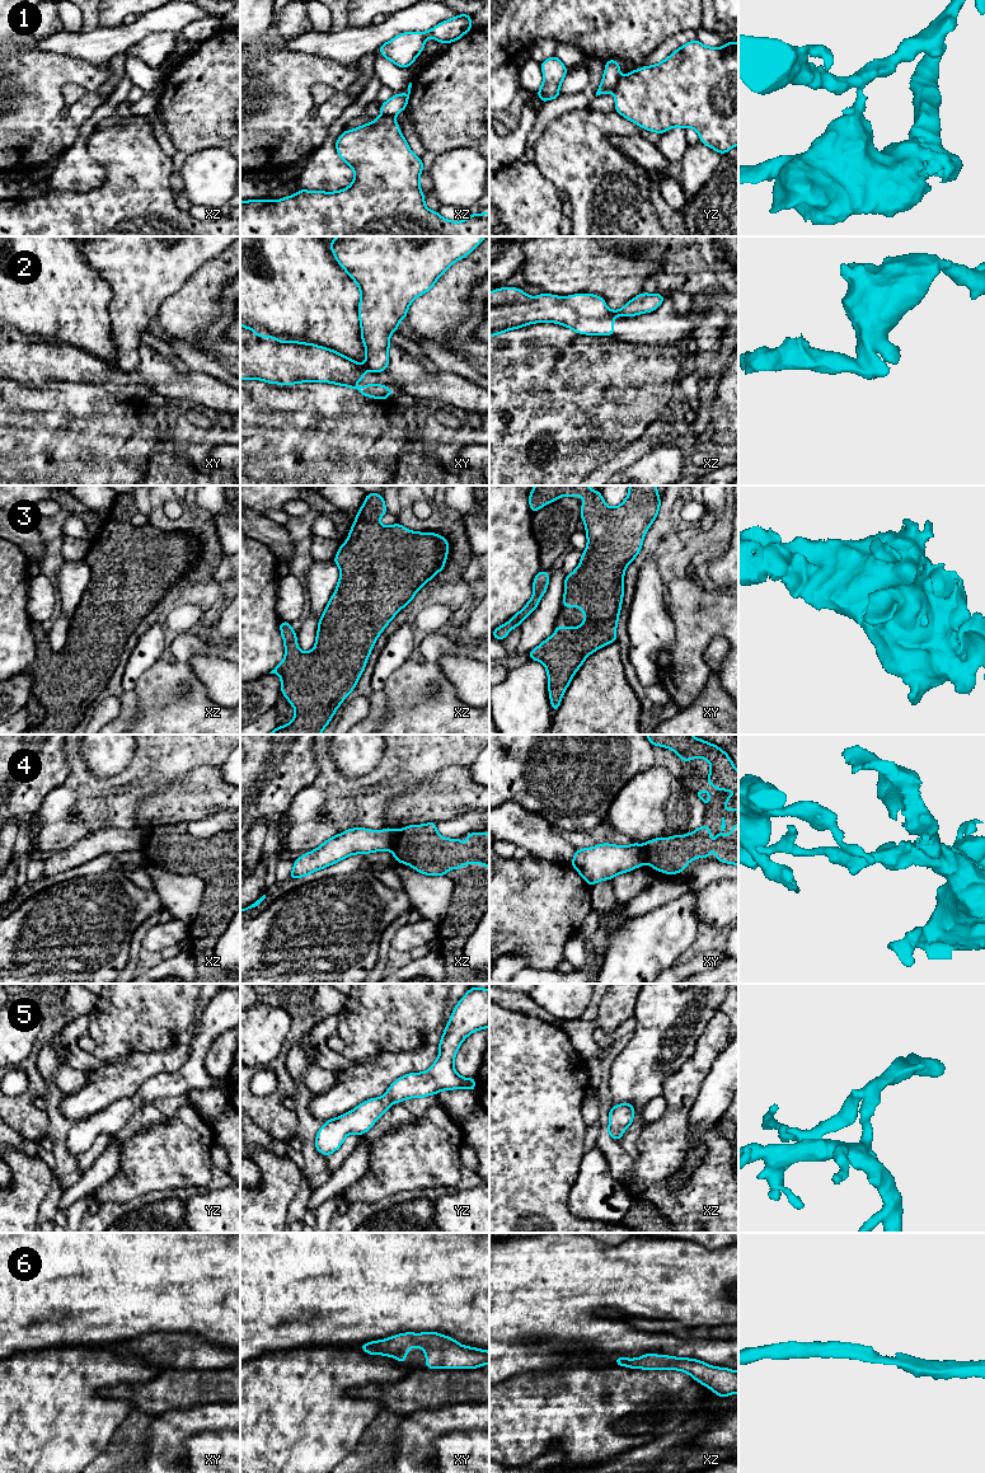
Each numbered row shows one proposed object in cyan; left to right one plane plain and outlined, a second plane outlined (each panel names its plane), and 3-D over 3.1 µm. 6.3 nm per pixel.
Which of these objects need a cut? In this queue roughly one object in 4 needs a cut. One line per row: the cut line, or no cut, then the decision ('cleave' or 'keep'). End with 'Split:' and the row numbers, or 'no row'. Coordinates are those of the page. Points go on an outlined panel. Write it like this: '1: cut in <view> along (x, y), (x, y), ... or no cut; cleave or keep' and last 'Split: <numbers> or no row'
1: cut in yz along (619, 78), (613, 92); cleave
2: cut in xz along (619, 310), (623, 315); cleave
3: no cut; keep
4: cut in xz along (398, 831), (390, 849); cleave
5: no cut; keep
6: no cut; keep
Split: 1, 2, 4

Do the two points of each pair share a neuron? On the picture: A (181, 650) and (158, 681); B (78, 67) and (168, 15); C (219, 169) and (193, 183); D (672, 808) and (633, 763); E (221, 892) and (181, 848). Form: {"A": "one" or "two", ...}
{"A": "one", "B": "two", "C": "one", "D": "two", "E": "one"}

